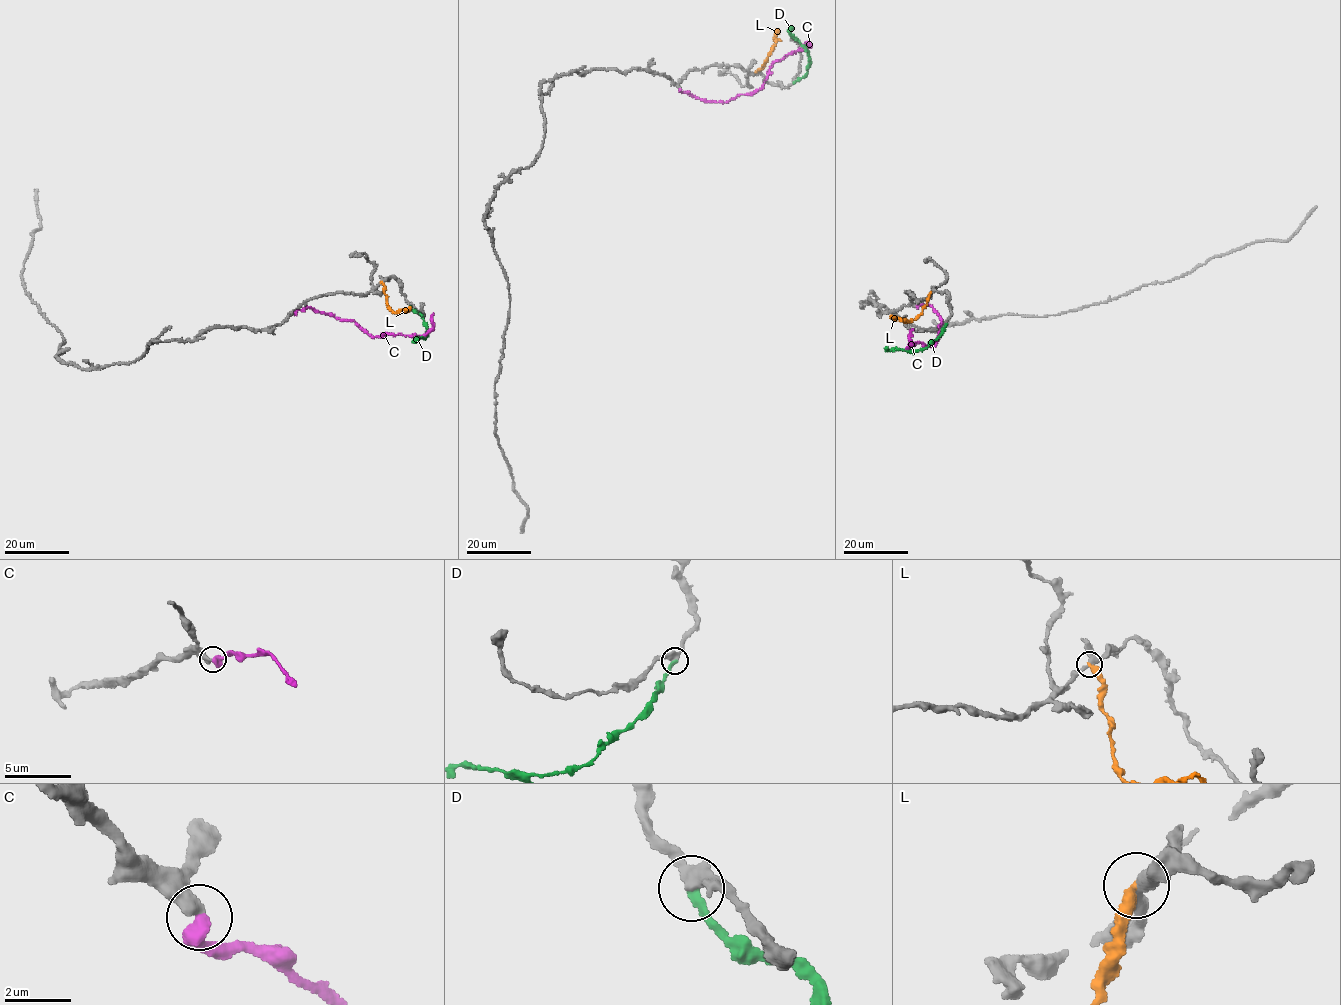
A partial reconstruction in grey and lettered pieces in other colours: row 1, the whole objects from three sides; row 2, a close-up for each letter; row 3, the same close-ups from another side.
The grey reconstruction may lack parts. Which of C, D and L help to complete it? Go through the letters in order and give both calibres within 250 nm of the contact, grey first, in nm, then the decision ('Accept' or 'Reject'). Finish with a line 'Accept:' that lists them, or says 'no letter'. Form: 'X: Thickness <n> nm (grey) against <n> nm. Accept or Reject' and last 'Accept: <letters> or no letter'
C: Thickness 480 nm (grey) against 550 nm. Accept
D: Thickness 360 nm (grey) against 240 nm. Reject
L: Thickness 300 nm (grey) against 400 nm. Reject
Accept: C

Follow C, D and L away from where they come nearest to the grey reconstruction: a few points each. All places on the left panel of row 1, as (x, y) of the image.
C: (296, 312), (313, 307), (341, 319), (353, 320), (376, 337), (384, 334), (427, 333), (433, 328), (433, 313)
D: (410, 305), (422, 316), (428, 330), (427, 335), (417, 339)
L: (381, 282), (392, 311), (410, 307)

